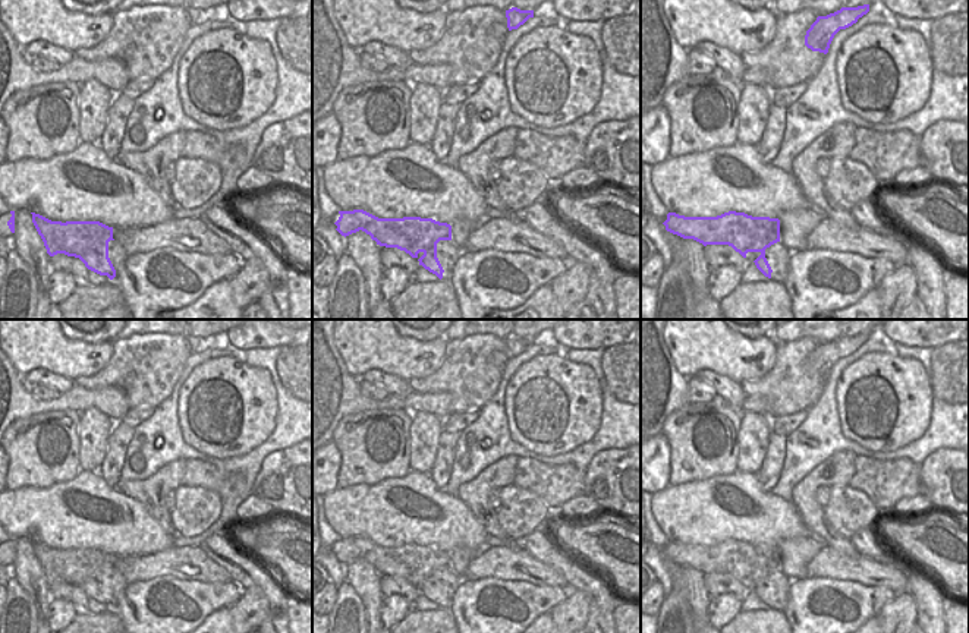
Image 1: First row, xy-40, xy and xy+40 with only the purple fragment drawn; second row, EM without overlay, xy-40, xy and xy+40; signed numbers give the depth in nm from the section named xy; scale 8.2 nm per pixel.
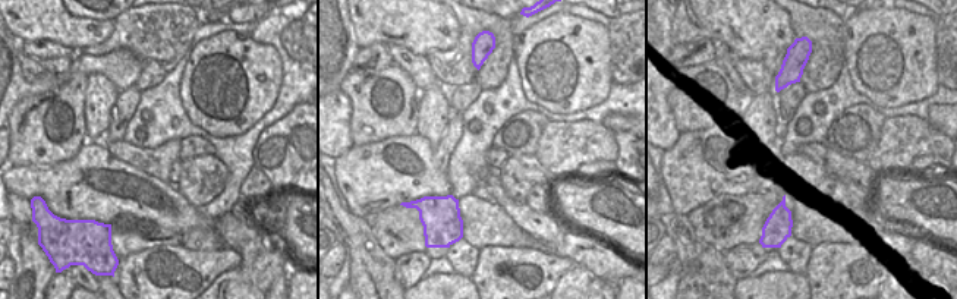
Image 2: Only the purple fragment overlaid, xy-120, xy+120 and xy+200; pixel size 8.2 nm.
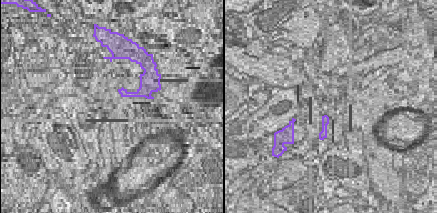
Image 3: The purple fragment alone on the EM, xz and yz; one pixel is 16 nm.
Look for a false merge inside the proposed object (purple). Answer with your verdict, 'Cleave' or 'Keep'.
Cleave

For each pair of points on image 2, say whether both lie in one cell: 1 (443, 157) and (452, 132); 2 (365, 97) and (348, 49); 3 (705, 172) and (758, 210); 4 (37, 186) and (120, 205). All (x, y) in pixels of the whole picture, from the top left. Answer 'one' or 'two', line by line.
1: one
2: two
3: two
4: one

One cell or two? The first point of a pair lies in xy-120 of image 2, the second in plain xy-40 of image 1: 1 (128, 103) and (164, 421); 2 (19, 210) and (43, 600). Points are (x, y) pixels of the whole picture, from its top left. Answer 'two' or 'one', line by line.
1: two
2: one

